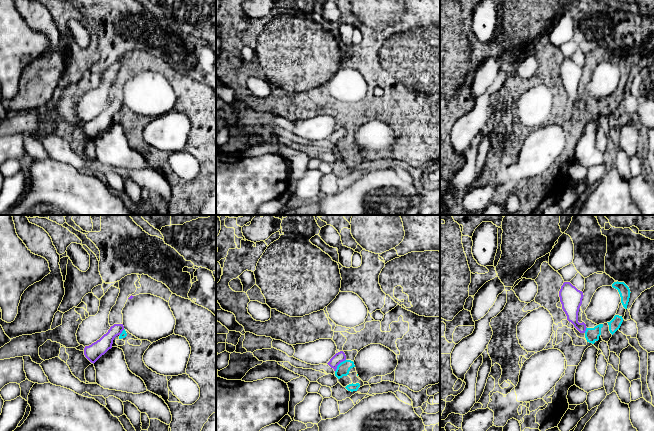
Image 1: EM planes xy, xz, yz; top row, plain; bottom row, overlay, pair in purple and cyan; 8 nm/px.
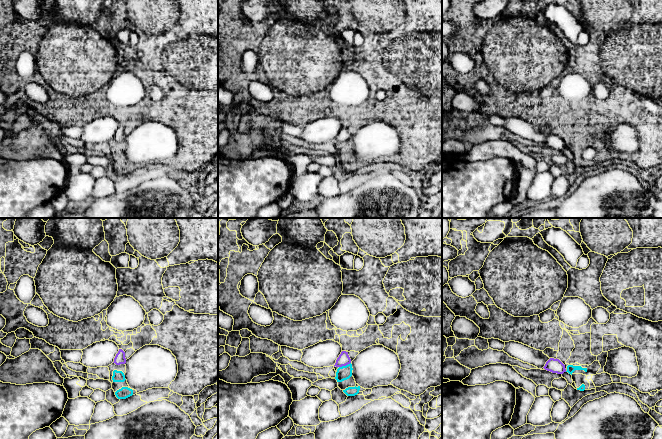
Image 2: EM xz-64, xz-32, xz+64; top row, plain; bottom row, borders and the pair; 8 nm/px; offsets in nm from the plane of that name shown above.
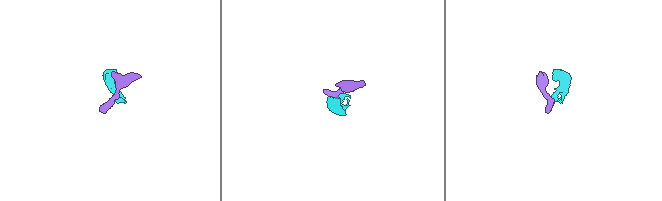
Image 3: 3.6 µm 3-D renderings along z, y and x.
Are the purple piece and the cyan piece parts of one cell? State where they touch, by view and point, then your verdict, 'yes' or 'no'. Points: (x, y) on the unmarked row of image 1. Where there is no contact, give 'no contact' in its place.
xz (338, 140) | no

